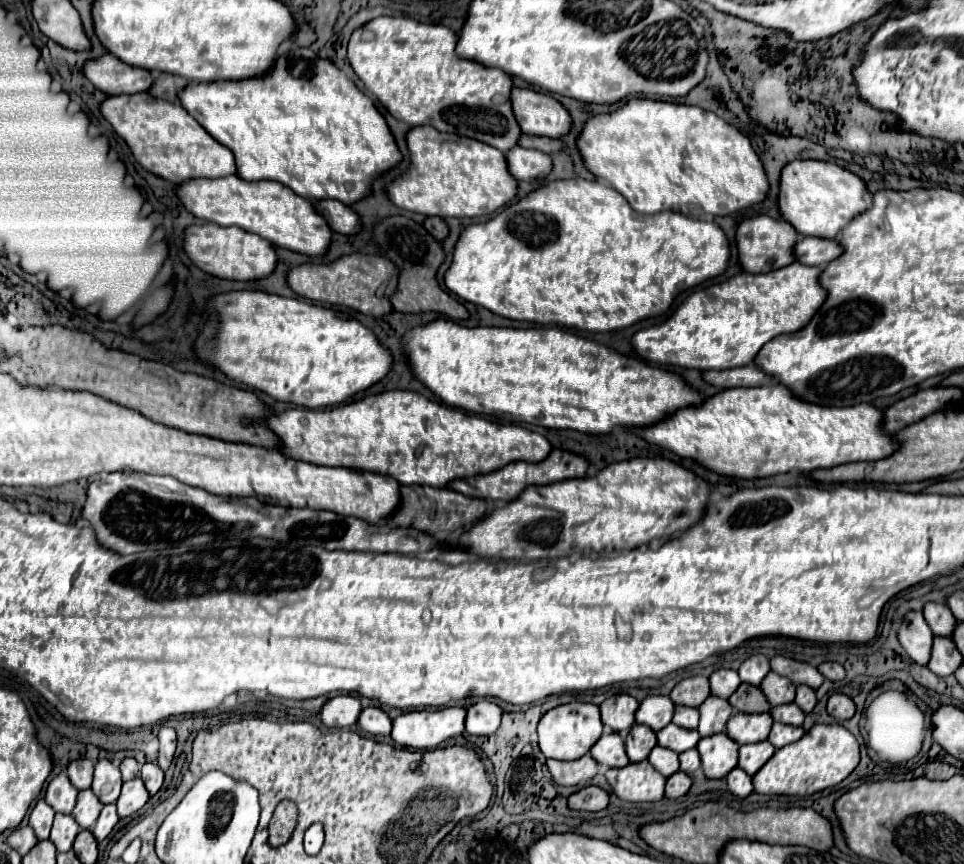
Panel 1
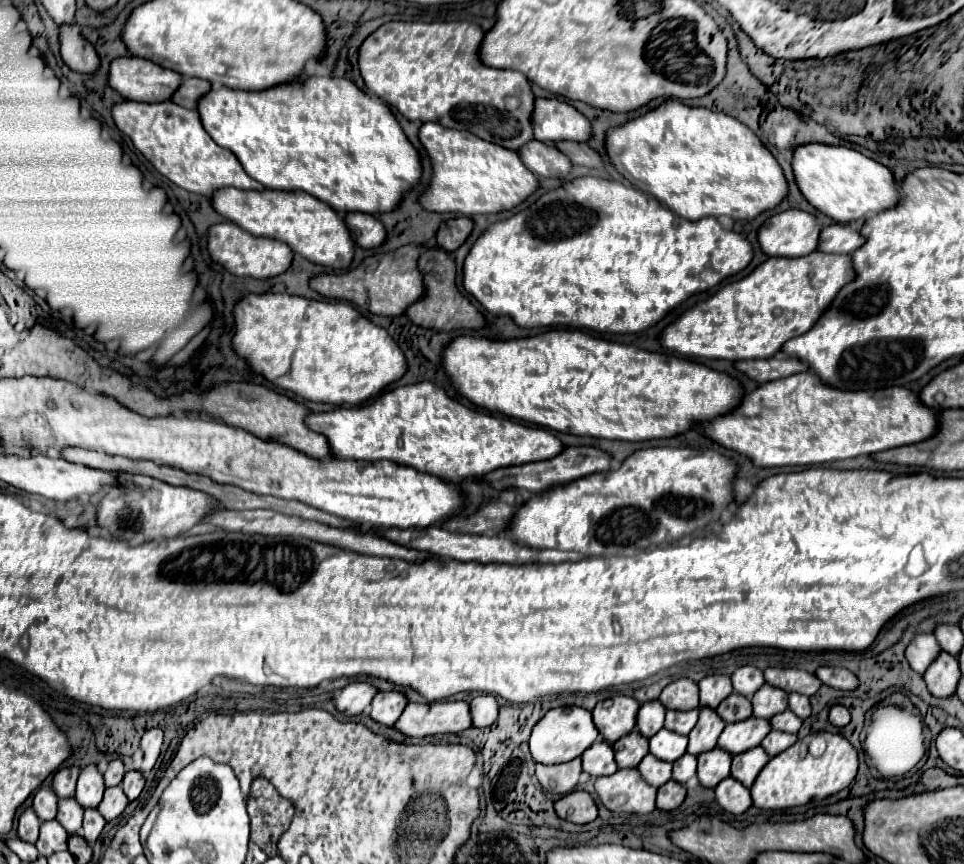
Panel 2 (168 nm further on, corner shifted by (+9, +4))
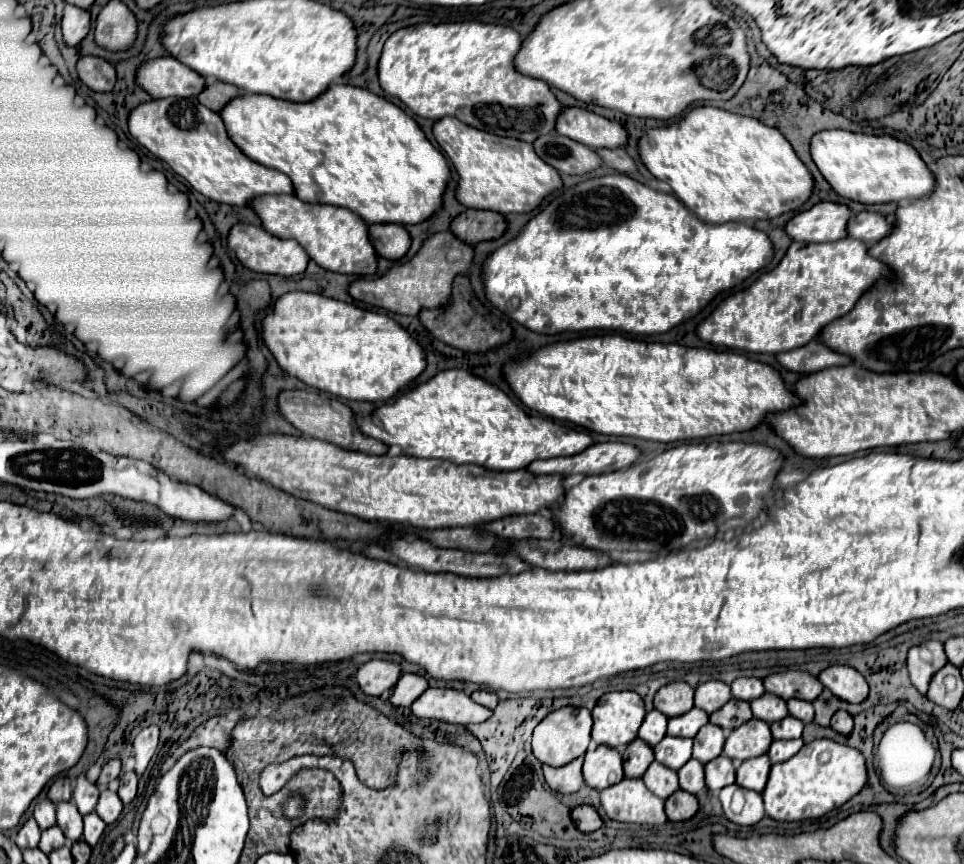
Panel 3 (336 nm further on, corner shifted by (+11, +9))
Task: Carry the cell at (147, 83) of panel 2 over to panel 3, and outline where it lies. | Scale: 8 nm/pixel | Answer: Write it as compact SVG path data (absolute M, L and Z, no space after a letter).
M171 56L145 62L137 72L137 84L153 98L189 98L205 88L205 78Z

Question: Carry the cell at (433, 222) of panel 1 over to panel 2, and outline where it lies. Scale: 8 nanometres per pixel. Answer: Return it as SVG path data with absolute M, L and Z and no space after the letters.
M455 217L455 219L449 219L449 221L445 221L439 229L437 229L437 233L435 233L435 243L441 247L441 249L445 249L445 251L455 251L465 239L467 239L467 235L471 233L471 227L473 227L473 223L471 223L471 219L469 217Z

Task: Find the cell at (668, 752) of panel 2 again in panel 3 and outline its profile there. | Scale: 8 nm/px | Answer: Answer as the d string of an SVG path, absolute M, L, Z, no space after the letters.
M665 736L655 746L655 760L671 770L679 770L691 760L691 746L693 746L691 738Z

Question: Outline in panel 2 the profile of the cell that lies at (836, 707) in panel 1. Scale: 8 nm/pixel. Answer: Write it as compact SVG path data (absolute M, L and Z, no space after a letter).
M833 705L833 707L829 709L829 721L831 721L833 725L837 725L837 727L845 727L845 725L851 721L851 715L849 715L847 707L843 707L843 705Z

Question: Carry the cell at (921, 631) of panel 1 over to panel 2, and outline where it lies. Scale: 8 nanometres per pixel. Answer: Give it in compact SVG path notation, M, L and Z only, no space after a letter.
M917 633L913 637L913 641L907 645L905 649L905 657L909 661L909 665L917 671L917 673L925 673L925 669L931 665L931 661L939 655L941 647L935 639L933 633Z

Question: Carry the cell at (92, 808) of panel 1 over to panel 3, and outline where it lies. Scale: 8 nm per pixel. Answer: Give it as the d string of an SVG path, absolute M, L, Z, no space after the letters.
M59 802L57 806L57 826L63 830L69 842L79 842L83 838L83 818L73 802Z

